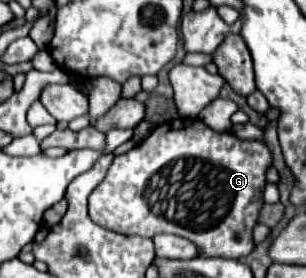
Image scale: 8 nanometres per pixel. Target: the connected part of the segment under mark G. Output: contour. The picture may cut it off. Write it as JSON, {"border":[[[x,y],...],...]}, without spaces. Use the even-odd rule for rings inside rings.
{"border":[[[176,118],[158,124],[142,144],[114,158],[106,178],[88,198],[88,214],[94,224],[106,230],[128,230],[140,226],[178,230],[178,236],[190,238],[202,250],[202,256],[248,256],[254,250],[252,230],[258,224],[260,208],[264,206],[262,192],[266,186],[266,170],[270,166],[272,152],[262,140],[240,140],[232,132],[216,132],[200,118]]]}

